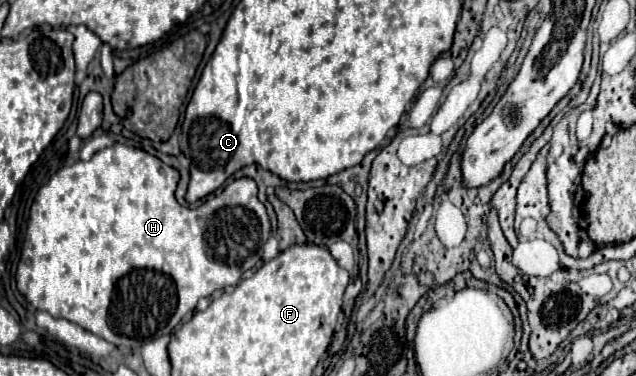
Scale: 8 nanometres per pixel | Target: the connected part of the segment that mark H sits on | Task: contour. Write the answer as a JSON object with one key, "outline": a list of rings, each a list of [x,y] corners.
{"outline":[[[113,144],[109,148],[99,150],[97,154],[93,154],[93,158],[89,162],[75,162],[73,166],[63,166],[45,186],[41,186],[41,190],[37,192],[33,204],[31,204],[31,212],[29,212],[29,226],[27,226],[27,234],[25,234],[25,242],[21,250],[21,260],[17,266],[17,288],[19,292],[37,308],[37,310],[45,310],[55,318],[67,318],[79,326],[83,326],[85,330],[105,338],[107,342],[115,344],[115,346],[127,346],[127,348],[139,348],[145,342],[151,342],[159,336],[171,334],[171,330],[179,324],[179,320],[189,312],[195,310],[199,298],[203,296],[211,296],[215,290],[221,290],[223,286],[235,286],[243,272],[251,270],[263,256],[263,244],[269,240],[271,236],[271,224],[269,224],[269,216],[265,206],[261,204],[261,200],[257,198],[257,184],[253,178],[237,178],[231,184],[227,184],[219,194],[209,196],[201,206],[197,208],[185,208],[175,200],[175,186],[179,180],[179,172],[167,164],[163,164],[157,156],[141,150],[141,148],[131,148],[131,146],[123,146],[123,144]]]}

